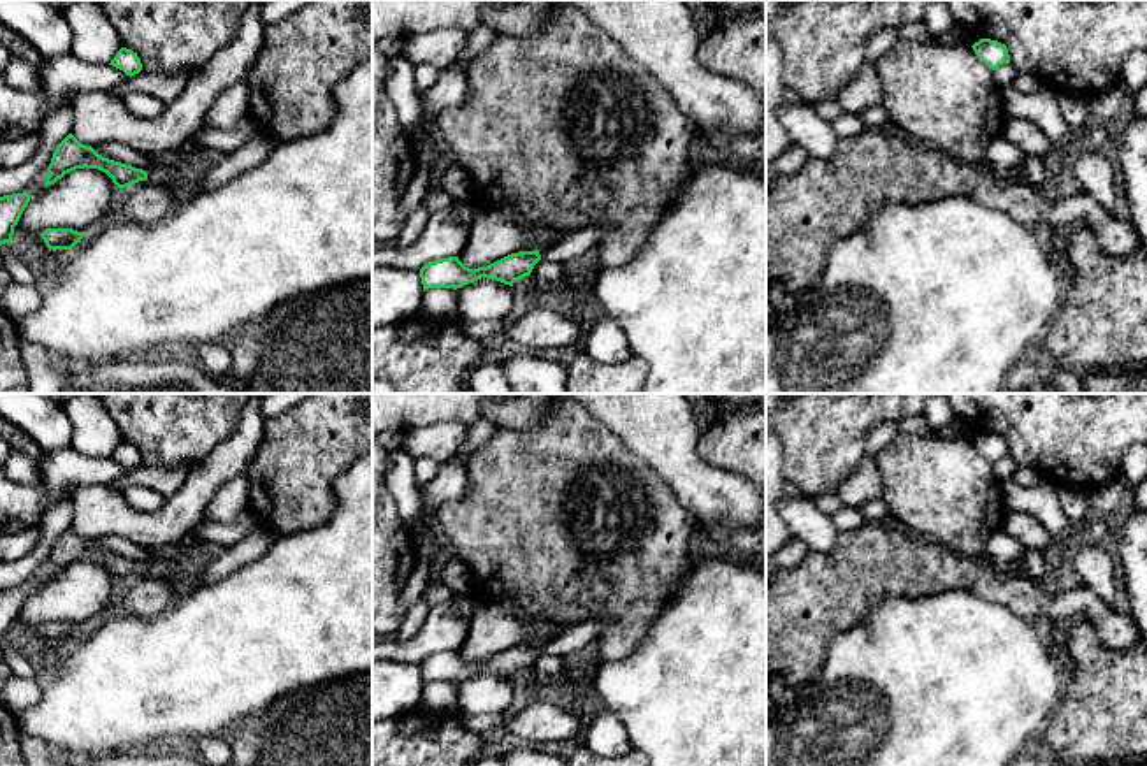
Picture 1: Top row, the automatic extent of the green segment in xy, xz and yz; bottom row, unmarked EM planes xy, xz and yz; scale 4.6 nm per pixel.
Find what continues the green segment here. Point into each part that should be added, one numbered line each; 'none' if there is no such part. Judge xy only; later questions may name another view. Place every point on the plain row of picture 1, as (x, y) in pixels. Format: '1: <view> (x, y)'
1: xy (167, 570)

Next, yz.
none

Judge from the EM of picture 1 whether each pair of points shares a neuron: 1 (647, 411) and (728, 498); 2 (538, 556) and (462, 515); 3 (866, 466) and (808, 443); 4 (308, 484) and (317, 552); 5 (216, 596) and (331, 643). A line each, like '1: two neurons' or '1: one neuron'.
1: one neuron
2: one neuron
3: two neurons
4: two neurons
5: one neuron

